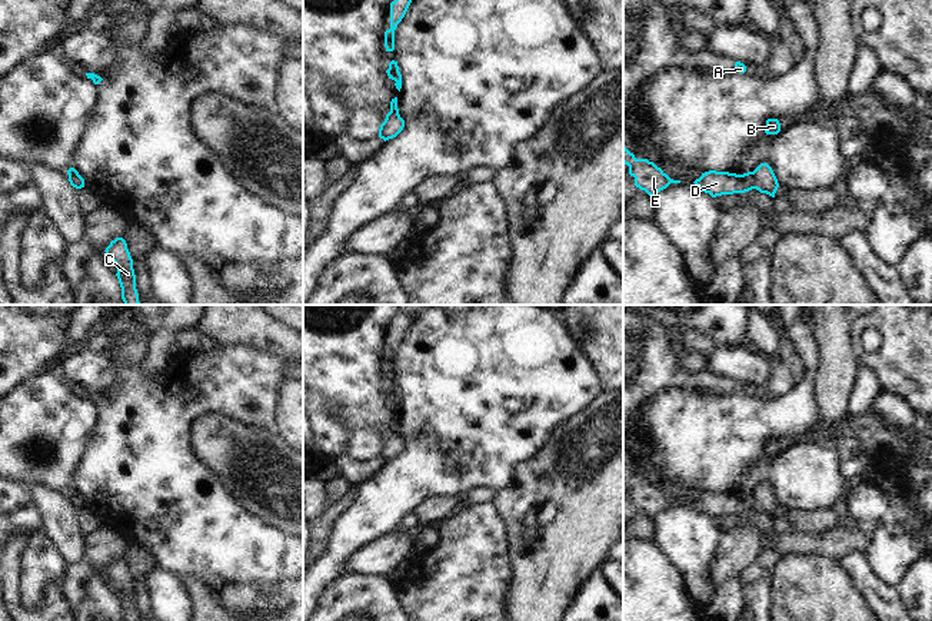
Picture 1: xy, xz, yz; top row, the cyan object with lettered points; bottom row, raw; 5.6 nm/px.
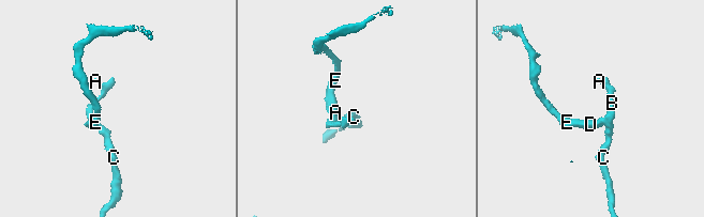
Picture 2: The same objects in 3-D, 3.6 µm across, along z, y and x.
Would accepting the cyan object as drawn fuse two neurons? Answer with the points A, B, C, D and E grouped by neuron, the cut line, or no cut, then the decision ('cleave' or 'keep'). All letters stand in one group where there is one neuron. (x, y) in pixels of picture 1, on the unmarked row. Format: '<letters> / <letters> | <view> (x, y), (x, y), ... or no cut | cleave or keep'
A B C / D E | yz (751, 492), (755, 500), (755, 508) | cleave

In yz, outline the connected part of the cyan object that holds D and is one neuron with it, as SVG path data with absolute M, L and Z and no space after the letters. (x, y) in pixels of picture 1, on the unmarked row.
M709 491L702 494L702 497L693 504L712 518L745 514L756 508L756 499L752 492L736 495L729 492Z

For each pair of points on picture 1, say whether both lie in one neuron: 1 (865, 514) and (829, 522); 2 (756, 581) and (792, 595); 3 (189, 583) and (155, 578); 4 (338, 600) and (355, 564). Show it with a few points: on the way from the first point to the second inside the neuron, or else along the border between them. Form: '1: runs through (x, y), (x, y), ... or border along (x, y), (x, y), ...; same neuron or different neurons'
1: border along (852, 518), (859, 524); different neurons
2: border along (769, 571), (772, 605); different neurons
3: border along (179, 578), (193, 605); different neurons
4: border along (343, 573), (382, 577); different neurons

